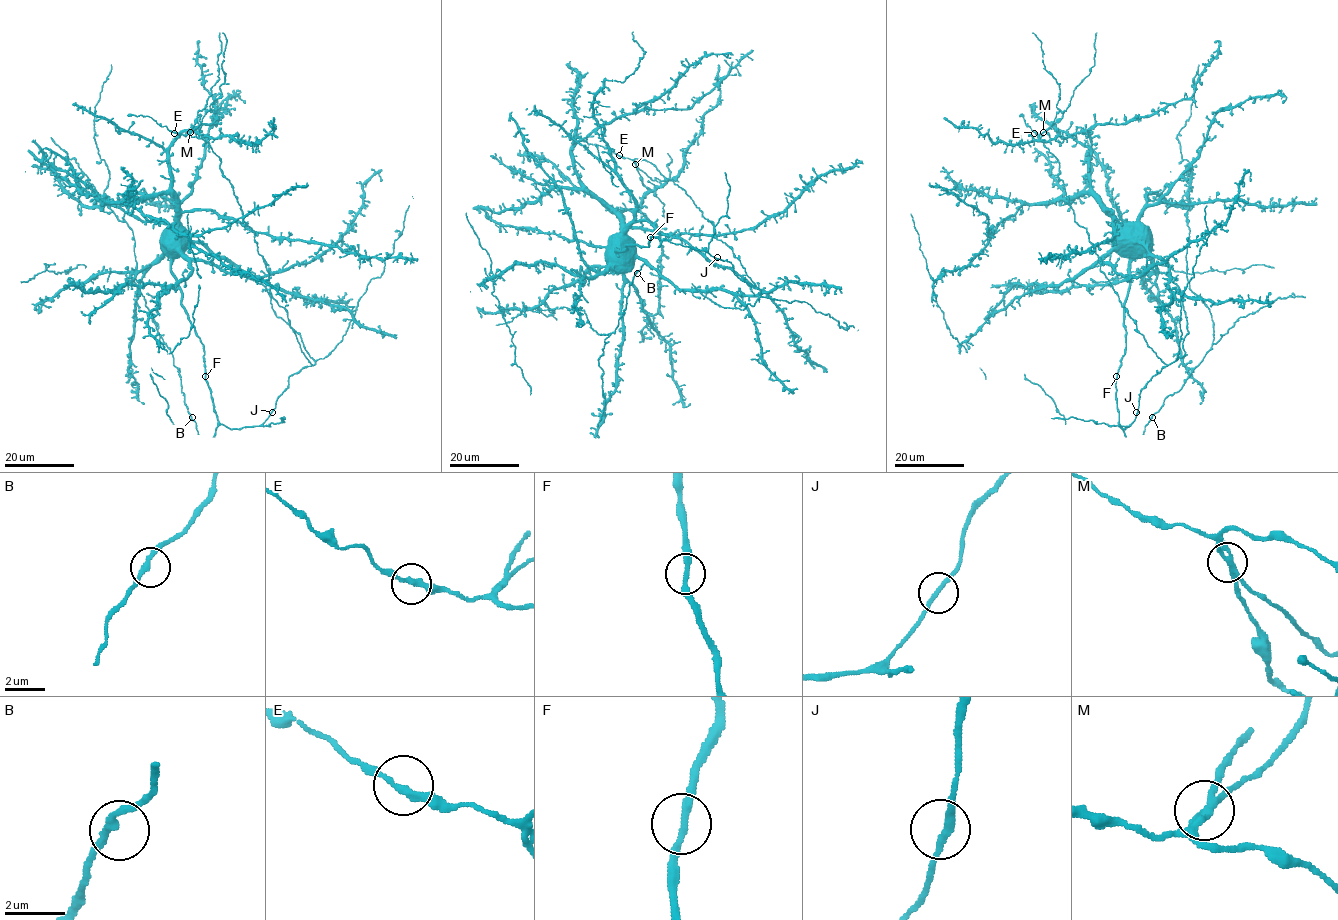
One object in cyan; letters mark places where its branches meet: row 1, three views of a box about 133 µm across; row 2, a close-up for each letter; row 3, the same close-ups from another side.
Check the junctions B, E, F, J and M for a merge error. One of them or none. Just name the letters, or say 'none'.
M

